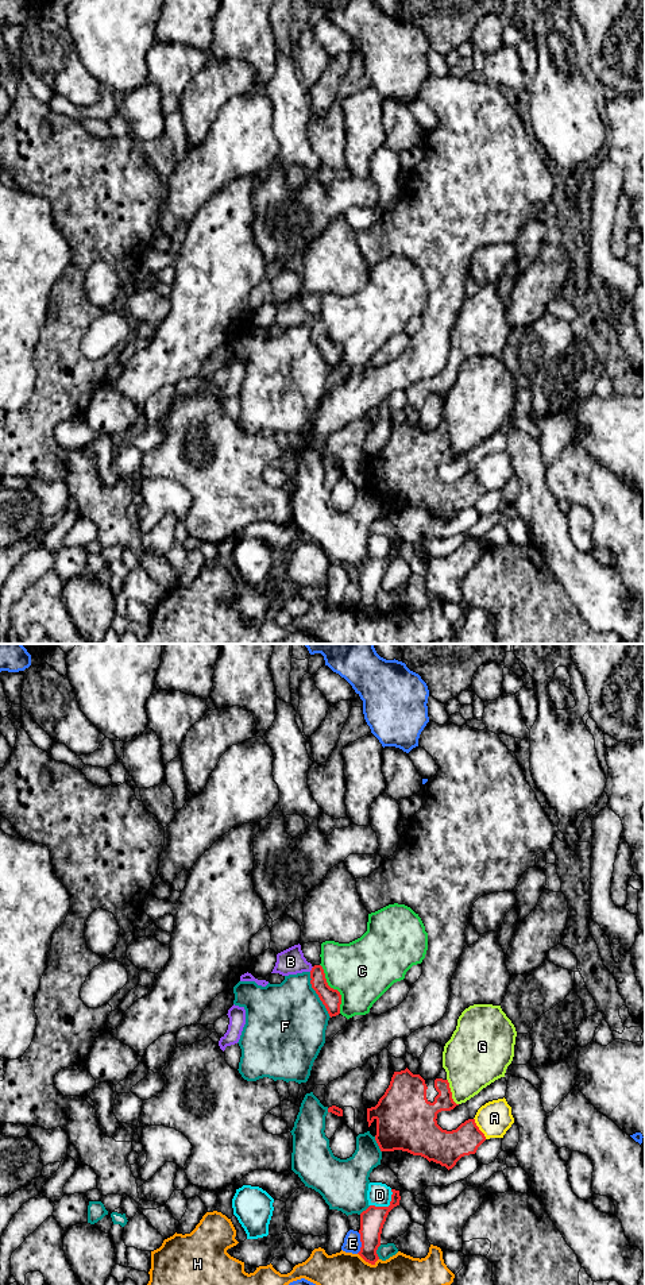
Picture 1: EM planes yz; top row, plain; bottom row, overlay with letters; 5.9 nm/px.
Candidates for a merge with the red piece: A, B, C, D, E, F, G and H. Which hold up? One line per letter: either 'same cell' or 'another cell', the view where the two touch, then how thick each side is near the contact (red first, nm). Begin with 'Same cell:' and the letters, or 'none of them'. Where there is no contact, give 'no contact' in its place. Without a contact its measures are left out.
Same cell: B
A: another cell; meets red in yz; 200 nm thick on the red side, 200 nm on the other
B: same cell; meets red in yz; 120 nm thick on the red side, 160 nm on the other
C: another cell; meets red in yz; 120 nm thick on the red side, 380 nm on the other
D: another cell; meets red in yz; 140 nm thick on the red side, 140 nm on the other
E: another cell; meets red in yz; 140 nm thick on the red side, 100 nm on the other
F: another cell; meets red in yz; 120 nm thick on the red side, 480 nm on the other
G: another cell; meets red in yz; 220 nm thick on the red side, 360 nm on the other
H: another cell; meets red in yz; 140 nm thick on the red side, 400 nm on the other

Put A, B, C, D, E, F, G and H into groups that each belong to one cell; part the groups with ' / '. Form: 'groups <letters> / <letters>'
groups A / B / C / D / E / F / G / H

